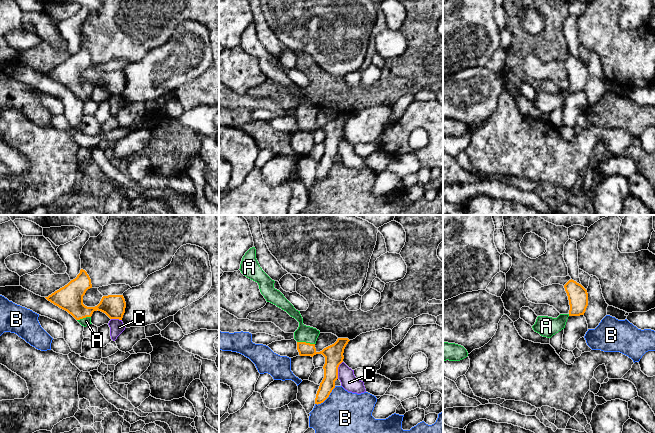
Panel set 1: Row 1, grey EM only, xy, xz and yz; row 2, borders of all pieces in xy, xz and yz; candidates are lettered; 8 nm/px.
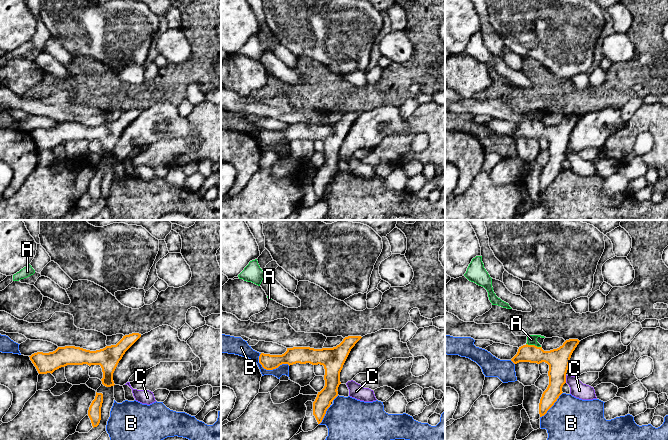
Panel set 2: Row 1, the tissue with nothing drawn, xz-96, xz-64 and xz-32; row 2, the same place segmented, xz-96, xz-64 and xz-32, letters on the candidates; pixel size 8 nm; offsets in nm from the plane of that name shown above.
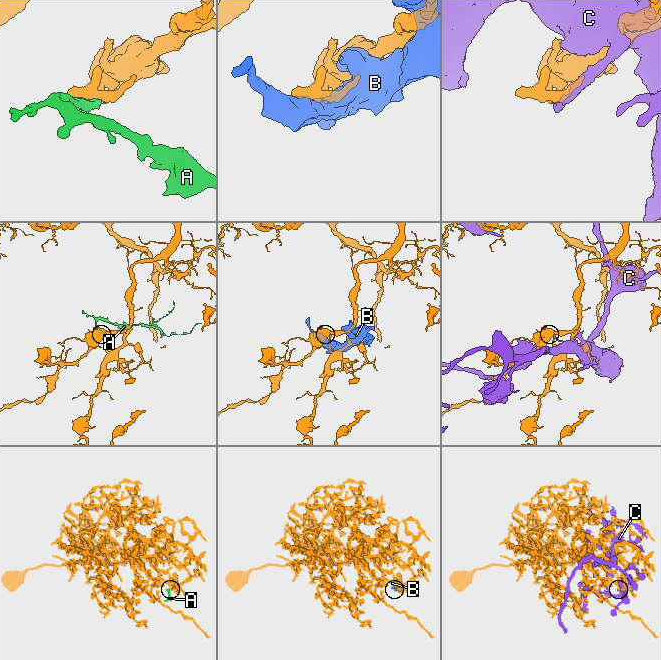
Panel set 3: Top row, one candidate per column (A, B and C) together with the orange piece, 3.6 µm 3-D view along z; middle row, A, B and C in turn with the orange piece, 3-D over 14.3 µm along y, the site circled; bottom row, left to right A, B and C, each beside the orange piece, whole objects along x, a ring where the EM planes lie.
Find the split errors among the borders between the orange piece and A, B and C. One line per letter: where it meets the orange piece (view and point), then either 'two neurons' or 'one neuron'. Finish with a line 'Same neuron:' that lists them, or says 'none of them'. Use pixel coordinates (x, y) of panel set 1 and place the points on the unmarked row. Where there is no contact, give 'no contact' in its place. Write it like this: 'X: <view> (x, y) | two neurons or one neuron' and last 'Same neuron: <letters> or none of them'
A: xz (305, 118) | one neuron
B: xz (326, 174) | two neurons
C: xz (337, 146) | two neurons
Same neuron: A

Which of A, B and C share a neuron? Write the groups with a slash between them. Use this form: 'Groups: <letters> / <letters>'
Groups: A / B / C

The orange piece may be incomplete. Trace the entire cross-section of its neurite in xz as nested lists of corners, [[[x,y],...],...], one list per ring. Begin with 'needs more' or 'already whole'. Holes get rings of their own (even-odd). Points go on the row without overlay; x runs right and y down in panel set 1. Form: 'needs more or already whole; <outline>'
needs more; [[[255,23],[250,24],[245,29],[239,46],[244,52],[258,59],[260,68],[267,78],[286,87],[299,98],[299,103],[294,108],[299,131],[313,133],[316,130],[322,130],[325,133],[325,140],[323,142],[324,154],[320,159],[315,174],[315,180],[323,179],[335,164],[335,157],[338,155],[338,143],[343,138],[344,125],[350,116],[348,114],[338,114],[334,120],[317,128],[315,120],[320,107],[304,101],[300,87],[296,86],[284,71],[274,64],[275,57],[262,46],[256,35]]]

